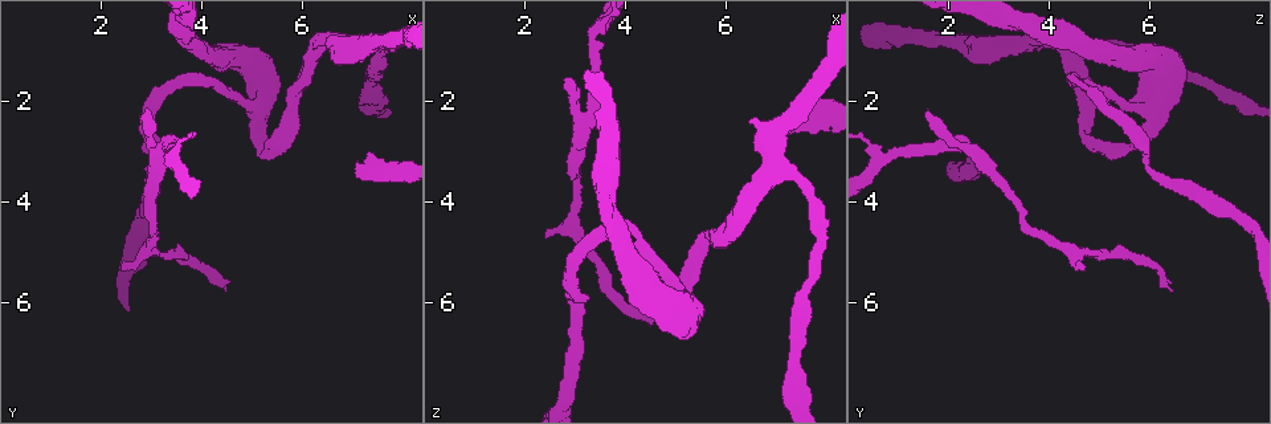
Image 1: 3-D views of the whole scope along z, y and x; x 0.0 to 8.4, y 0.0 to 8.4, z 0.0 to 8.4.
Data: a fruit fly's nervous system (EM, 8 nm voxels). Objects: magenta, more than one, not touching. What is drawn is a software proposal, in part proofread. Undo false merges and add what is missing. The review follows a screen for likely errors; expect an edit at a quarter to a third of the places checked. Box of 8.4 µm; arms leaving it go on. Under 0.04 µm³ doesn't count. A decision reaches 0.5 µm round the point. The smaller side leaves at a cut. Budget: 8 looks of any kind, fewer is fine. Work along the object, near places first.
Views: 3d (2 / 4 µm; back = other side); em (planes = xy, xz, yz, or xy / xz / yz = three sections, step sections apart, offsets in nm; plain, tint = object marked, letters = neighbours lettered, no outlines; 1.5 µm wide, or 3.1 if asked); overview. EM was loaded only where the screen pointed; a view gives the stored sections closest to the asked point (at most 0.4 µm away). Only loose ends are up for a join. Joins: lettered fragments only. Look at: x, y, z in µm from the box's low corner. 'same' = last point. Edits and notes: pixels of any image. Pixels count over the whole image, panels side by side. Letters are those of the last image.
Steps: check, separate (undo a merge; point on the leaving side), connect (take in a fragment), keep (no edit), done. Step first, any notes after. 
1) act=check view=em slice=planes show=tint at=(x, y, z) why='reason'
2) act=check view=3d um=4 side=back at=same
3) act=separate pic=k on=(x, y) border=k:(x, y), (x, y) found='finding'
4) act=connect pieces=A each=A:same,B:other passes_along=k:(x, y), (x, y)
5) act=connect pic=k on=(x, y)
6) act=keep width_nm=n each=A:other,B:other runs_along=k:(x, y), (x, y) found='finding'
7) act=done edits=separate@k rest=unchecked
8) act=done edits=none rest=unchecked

act=check view=3d um=2 at=(3.90, 1.65, 4.50) why='abrupt turn'

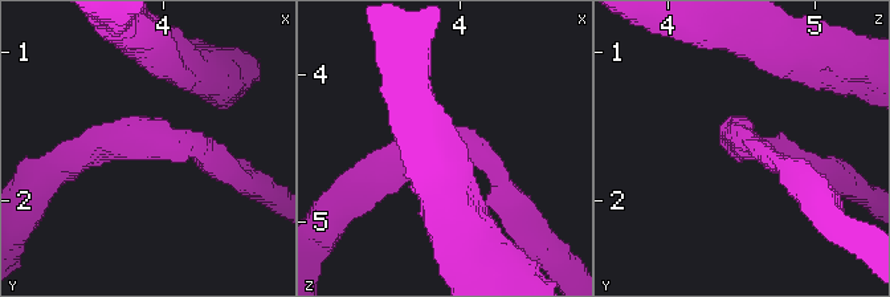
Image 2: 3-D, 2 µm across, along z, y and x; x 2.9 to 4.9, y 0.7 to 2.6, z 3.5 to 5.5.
act=check view=em slice=planes show=letters at=(3.92, 1.62, 4.50) arm_widths_nm=160,190 why='shape alone is not enough'

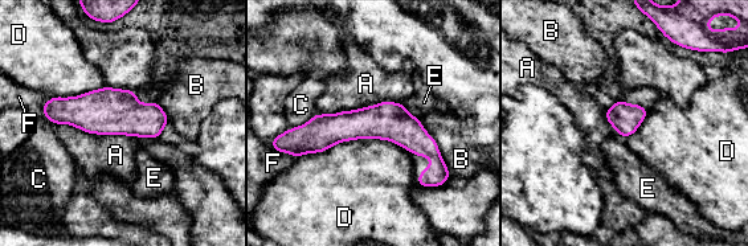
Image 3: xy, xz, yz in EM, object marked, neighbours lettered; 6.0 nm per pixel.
act=keep each=A:other,B:other,C:other,D:other,E:other,F:other runs_along=3:(294, 132), (401, 127), (441, 167) found='continuous, no second neuron'

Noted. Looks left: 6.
act=check view=3d um=4 side=back at=(5.20, 2.10, 6.10) why='sudden change in width'

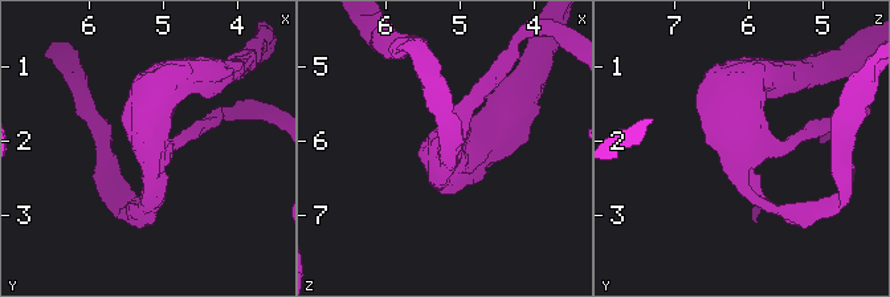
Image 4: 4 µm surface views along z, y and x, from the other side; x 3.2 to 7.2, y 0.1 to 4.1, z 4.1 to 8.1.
act=check view=em slice=planes show=letters at=(5.15, 2.10, 6.10) why='need the tissue'

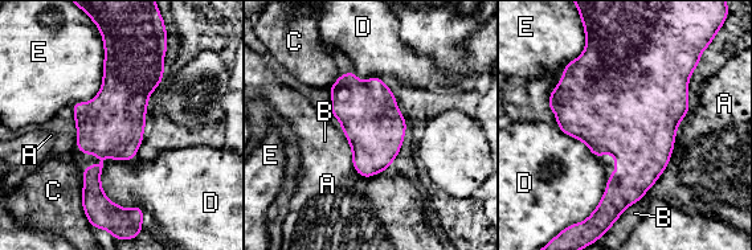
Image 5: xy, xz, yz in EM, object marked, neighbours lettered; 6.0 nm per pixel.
act=keep each=A:other,B:other,C:other,D:other,E:other border=5:(98, 28), (102, 86), (70, 105) found='one neuron here'

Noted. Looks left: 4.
act=check view=em slice=planes show=letters at=(2.45, 5.40, 4.70)

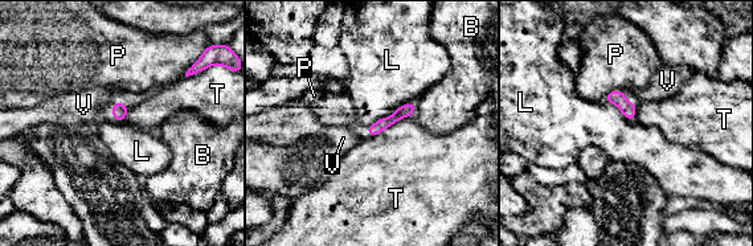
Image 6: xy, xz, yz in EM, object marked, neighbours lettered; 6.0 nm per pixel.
act=keep each=B:other,L:other,P:other,T:other,V:other border=6:(416, 101), (367, 127) found='none of them fits'

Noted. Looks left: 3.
act=done edits=none rest=unchecked

